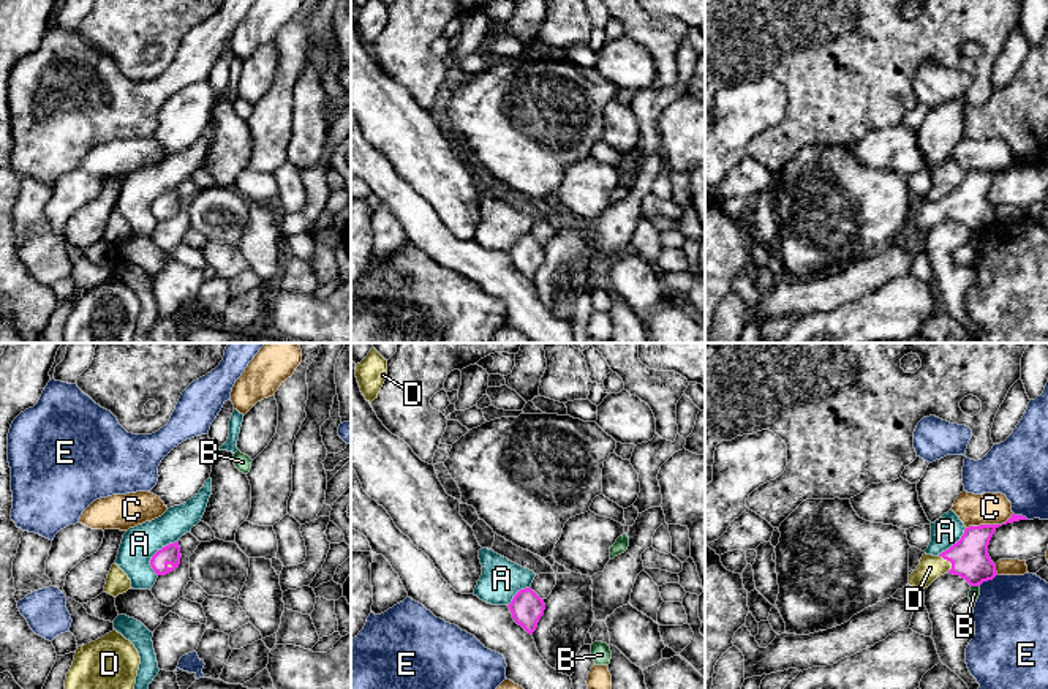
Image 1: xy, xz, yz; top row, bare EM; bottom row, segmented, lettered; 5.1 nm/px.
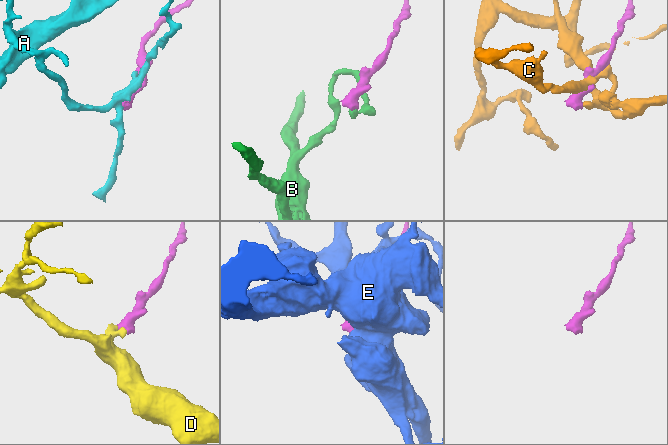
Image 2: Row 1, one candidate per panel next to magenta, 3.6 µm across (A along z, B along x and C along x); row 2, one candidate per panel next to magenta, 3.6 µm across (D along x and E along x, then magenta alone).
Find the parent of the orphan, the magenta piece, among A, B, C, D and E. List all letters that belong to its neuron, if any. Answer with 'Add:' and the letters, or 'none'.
Add: D

